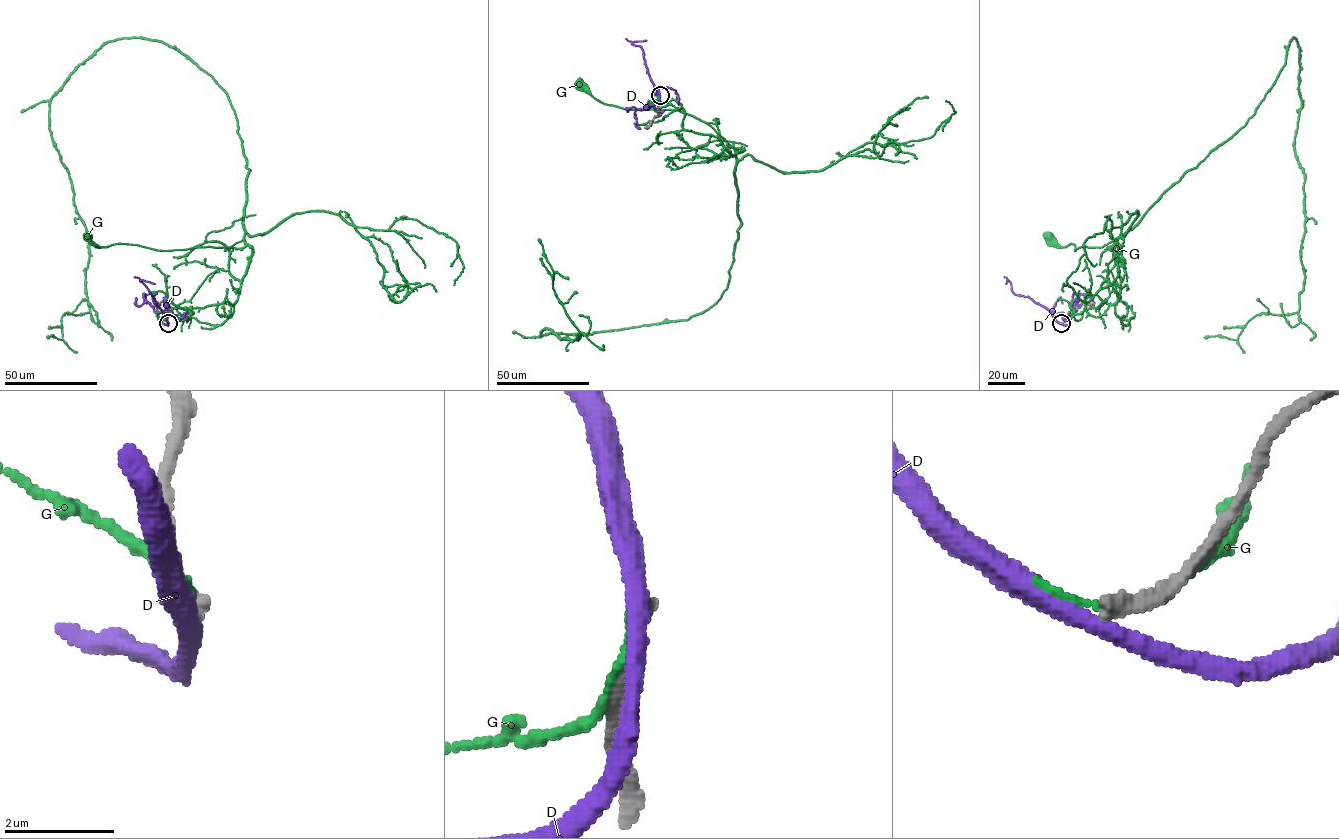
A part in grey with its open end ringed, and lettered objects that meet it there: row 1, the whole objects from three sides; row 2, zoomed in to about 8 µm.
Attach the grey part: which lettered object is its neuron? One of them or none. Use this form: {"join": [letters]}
{"join": []}

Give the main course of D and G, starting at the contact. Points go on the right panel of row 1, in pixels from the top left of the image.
D: (1061, 323), (1028, 297), (1015, 294), (1009, 281), (1006, 284)
G: (1062, 322), (1069, 312), (1113, 304), (1120, 277), (1114, 240), (1075, 250), (1049, 236)

